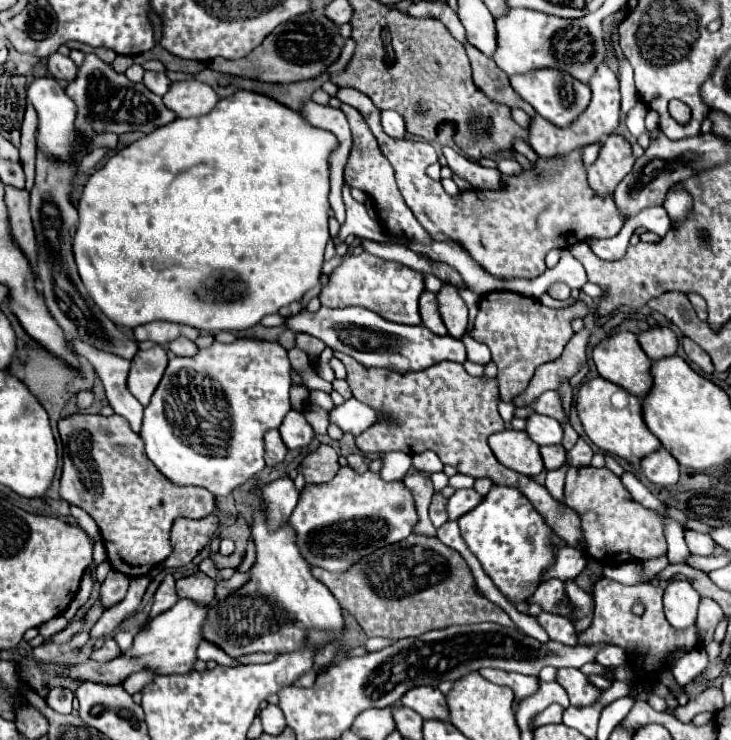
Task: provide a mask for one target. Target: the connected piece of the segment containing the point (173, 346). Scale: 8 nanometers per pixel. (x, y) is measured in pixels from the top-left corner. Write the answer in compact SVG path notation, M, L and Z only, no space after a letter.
M179 337L179 339L173 339L169 343L169 351L179 355L179 357L191 357L197 353L197 345L185 337Z

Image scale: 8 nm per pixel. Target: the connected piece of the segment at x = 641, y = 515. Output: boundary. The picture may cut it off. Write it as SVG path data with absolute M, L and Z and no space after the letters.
M571 467L565 477L565 505L575 509L581 517L581 535L585 539L585 553L601 565L619 565L627 561L653 559L667 553L661 519L633 503L619 477L609 469Z

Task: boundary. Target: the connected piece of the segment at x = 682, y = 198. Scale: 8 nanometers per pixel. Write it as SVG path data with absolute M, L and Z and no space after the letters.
M675 187L673 191L667 193L667 199L663 203L665 211L669 213L671 219L675 221L683 221L691 209L691 195L685 193L681 187Z

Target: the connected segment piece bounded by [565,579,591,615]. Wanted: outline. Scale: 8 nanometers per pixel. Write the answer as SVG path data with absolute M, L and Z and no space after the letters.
M565 581L565 591L567 591L567 597L573 601L573 605L579 609L579 613L587 615L591 611L591 597L573 581Z

